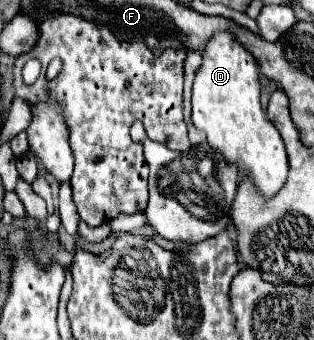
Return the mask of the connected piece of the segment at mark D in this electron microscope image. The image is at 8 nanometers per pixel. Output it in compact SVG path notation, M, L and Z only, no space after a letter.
M232 31L214 33L204 49L202 63L194 77L192 87L192 121L194 125L206 133L206 141L210 147L218 149L228 163L234 163L240 169L240 175L250 175L264 197L274 197L278 189L284 185L288 175L288 155L282 143L278 129L266 119L260 107L260 71L256 59L246 51L246 47L236 39Z

